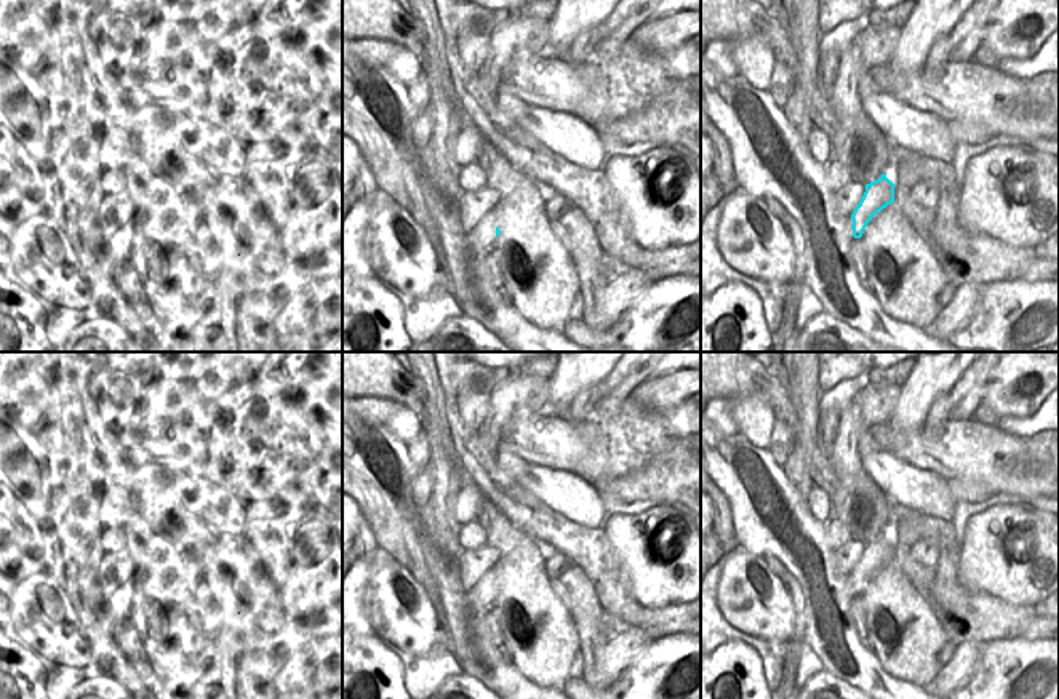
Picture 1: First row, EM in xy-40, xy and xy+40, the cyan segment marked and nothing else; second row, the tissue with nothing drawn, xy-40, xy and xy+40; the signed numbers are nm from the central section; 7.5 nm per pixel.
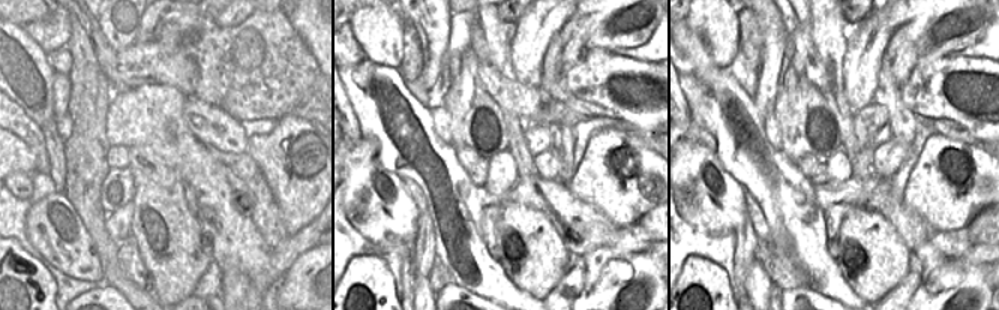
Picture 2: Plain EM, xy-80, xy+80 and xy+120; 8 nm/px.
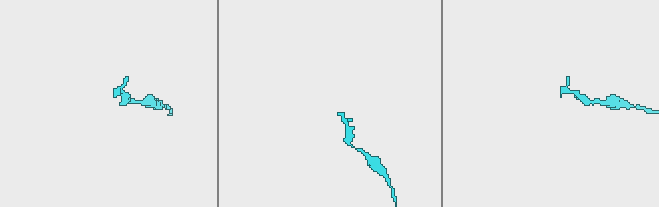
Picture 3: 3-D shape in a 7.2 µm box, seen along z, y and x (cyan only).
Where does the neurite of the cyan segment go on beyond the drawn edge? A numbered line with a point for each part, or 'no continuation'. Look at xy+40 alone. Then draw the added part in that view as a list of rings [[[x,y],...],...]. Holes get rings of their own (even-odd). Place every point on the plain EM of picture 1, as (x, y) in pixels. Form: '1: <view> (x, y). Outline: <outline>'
1: xy+40 (847, 557). Outline: [[[851,539],[848,544],[838,547],[835,550],[837,568],[843,574],[849,574],[854,569],[854,566],[859,563],[864,550],[865,544],[857,539]]]

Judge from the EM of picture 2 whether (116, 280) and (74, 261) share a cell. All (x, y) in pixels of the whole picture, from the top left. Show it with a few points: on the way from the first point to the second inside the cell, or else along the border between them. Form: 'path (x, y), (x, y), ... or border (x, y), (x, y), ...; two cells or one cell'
border (92, 241), (104, 280); two cells

